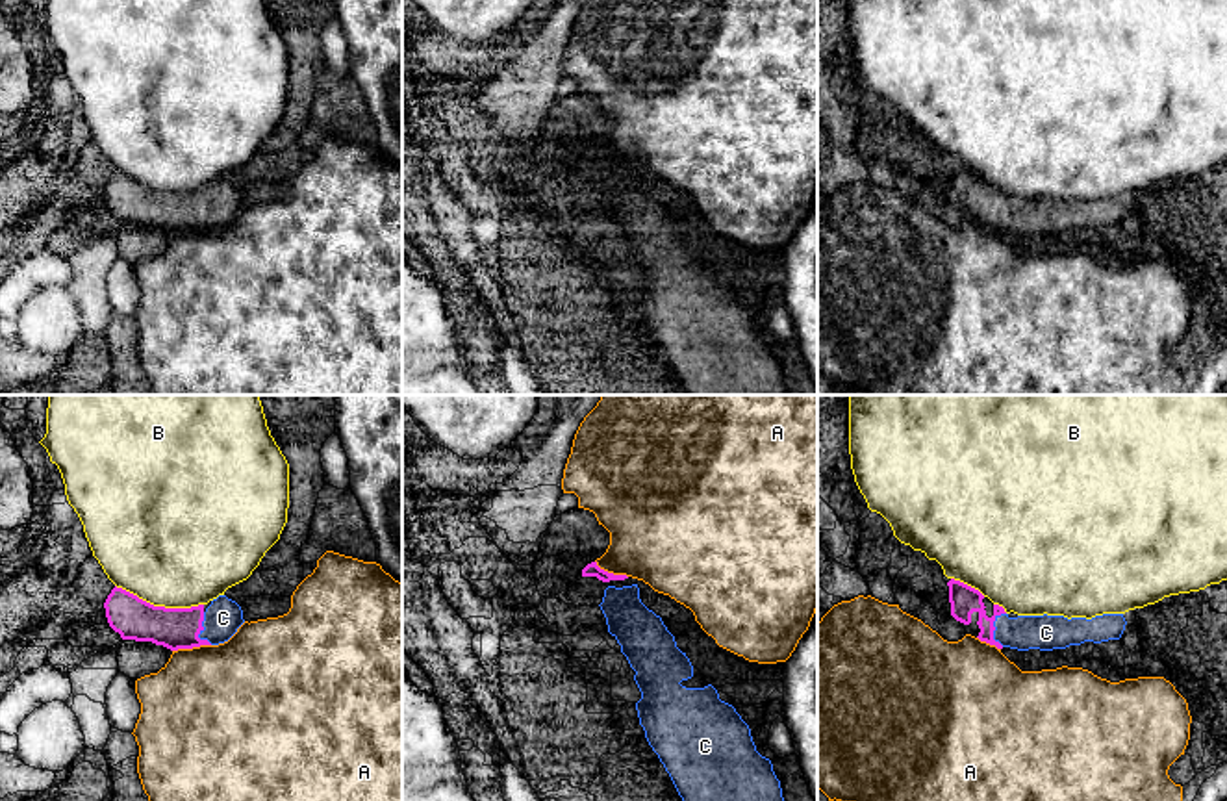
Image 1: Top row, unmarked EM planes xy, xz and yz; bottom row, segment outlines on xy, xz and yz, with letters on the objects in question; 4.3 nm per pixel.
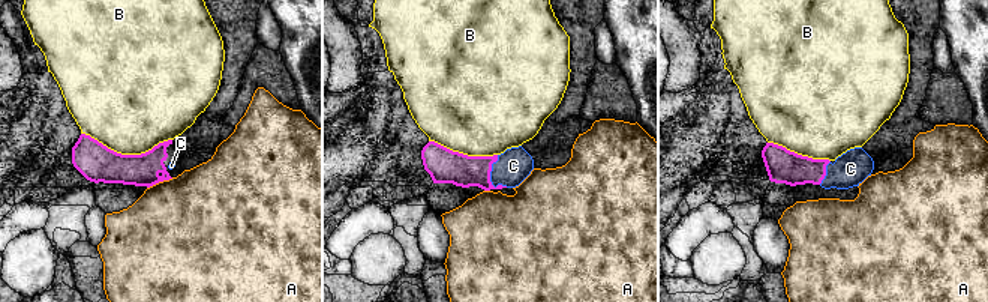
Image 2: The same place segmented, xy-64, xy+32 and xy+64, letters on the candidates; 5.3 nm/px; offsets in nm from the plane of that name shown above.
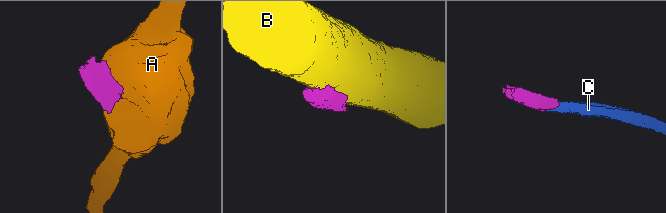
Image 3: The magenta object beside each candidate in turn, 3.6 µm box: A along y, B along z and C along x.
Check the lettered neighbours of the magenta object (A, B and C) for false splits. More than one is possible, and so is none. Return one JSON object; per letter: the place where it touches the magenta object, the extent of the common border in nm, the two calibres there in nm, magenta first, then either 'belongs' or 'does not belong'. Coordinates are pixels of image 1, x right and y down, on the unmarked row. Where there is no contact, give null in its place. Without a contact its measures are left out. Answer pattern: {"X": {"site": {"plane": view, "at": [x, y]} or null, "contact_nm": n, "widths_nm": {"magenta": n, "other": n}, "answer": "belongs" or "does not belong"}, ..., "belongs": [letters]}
{"A": {"site": {"plane": "xy", "at": [191, 232]}, "contact_nm": 170, "widths_nm": {"magenta": 180, "other": 500}, "answer": "does not belong"}, "B": {"site": {"plane": "xy", "at": [160, 191]}, "contact_nm": 400, "widths_nm": {"magenta": 180, "other": 480}, "answer": "does not belong"}, "C": {"site": {"plane": "yz", "at": [994, 214]}, "contact_nm": 150, "widths_nm": {"magenta": 130, "other": 160}, "answer": "belongs"}, "belongs": ["C"]}

